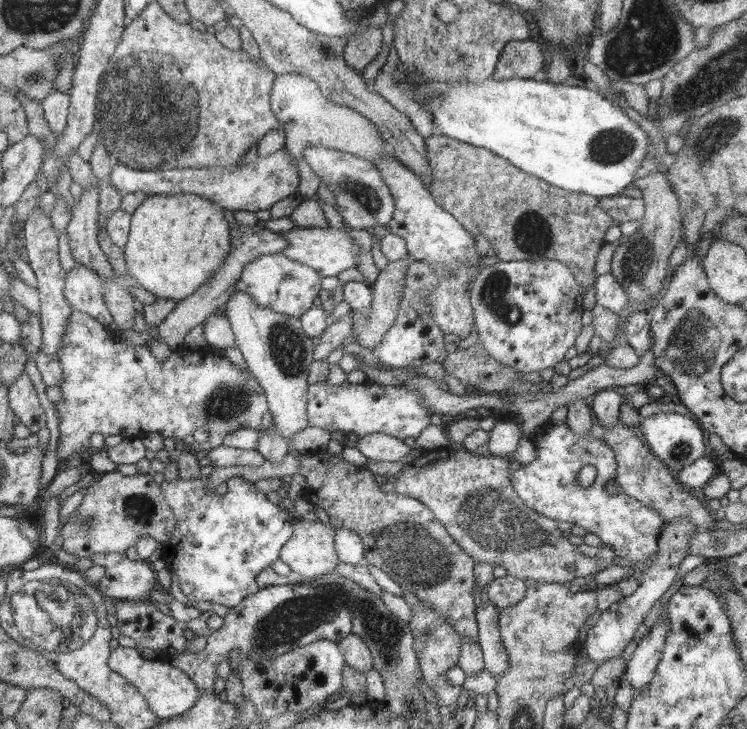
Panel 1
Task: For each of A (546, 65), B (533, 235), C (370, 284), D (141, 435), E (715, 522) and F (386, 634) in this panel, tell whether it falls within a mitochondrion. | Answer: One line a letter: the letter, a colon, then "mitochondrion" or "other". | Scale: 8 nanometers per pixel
A: other
B: mitochondrion
C: other
D: other
E: other
F: mitochondrion

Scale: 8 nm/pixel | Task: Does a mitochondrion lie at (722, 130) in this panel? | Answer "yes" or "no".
yes

